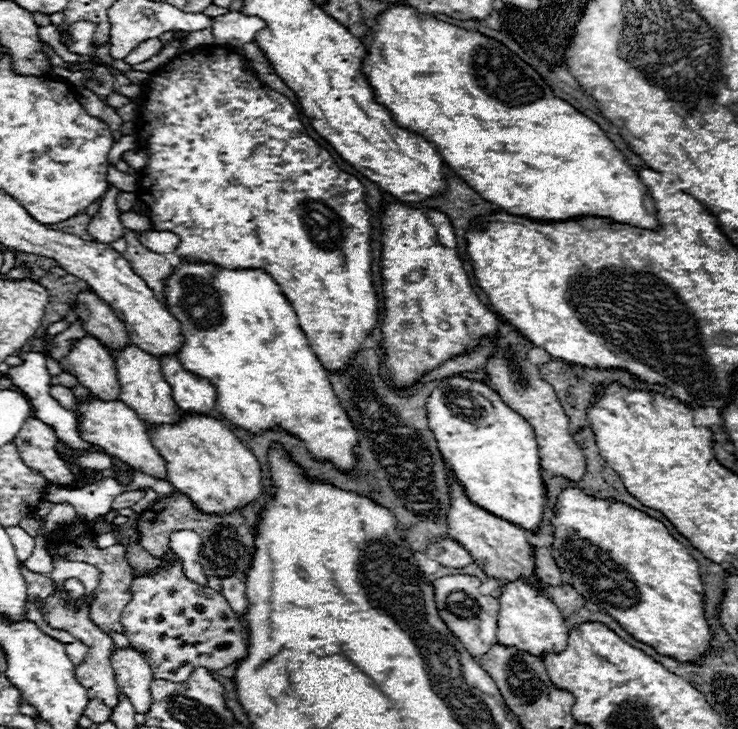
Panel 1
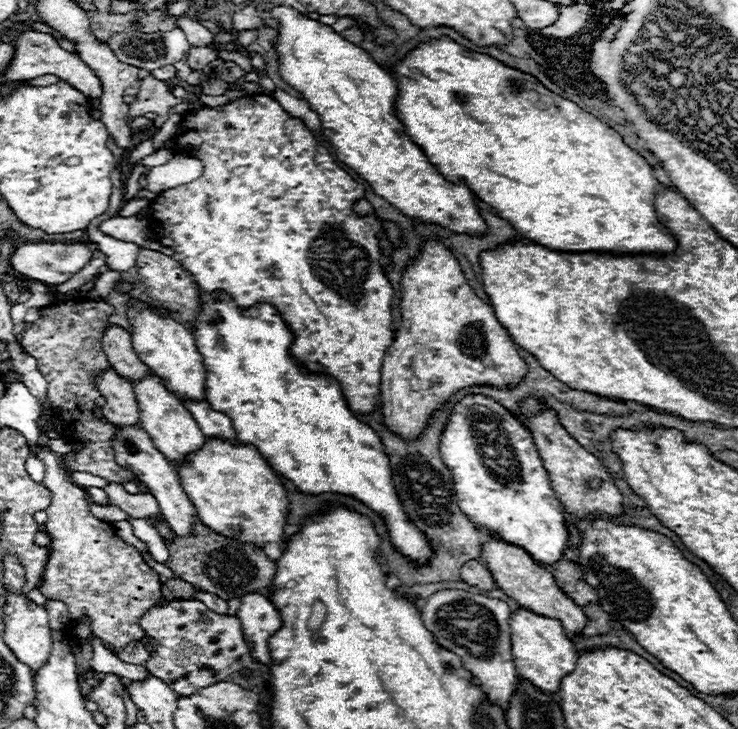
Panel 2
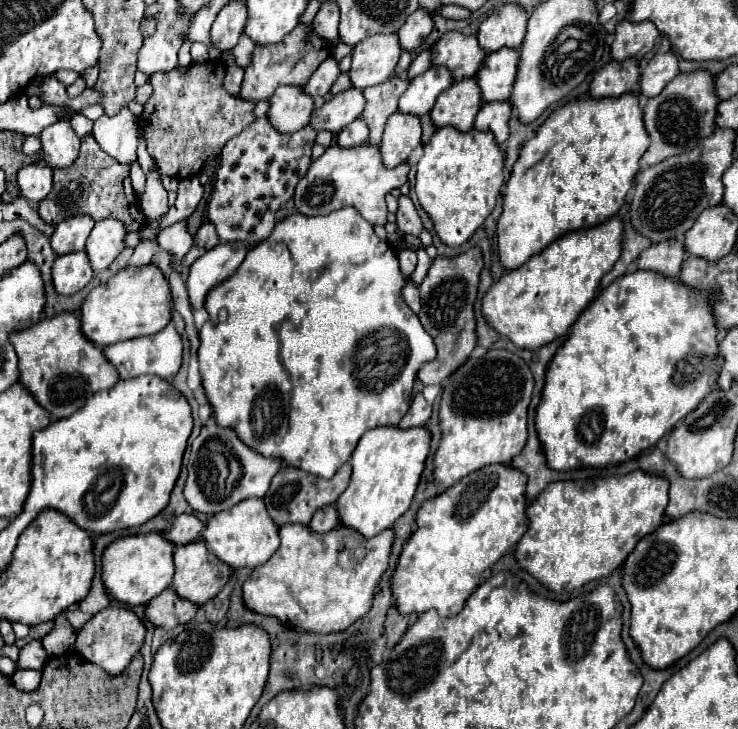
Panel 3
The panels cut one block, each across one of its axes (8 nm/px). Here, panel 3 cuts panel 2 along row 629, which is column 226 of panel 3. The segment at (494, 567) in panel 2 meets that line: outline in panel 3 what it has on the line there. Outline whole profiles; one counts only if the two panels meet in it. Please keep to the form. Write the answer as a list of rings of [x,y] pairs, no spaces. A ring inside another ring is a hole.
[[[190,542],[174,550],[176,574],[172,580],[174,590],[190,602],[204,604],[214,598],[228,582],[232,568],[224,566],[214,554],[208,552],[204,542]]]

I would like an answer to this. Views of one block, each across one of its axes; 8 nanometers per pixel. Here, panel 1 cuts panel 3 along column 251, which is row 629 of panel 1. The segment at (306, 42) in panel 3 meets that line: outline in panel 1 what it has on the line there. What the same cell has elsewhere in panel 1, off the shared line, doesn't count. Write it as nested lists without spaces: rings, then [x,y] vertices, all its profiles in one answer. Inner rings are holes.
[[[54,592],[54,596],[48,600],[48,608],[46,608],[44,620],[46,620],[52,628],[70,632],[74,638],[78,638],[80,642],[84,642],[84,644],[88,646],[88,656],[86,656],[86,660],[84,660],[82,664],[78,664],[76,676],[78,676],[78,680],[82,680],[82,686],[90,692],[90,698],[102,700],[110,710],[114,710],[116,704],[118,704],[120,690],[118,690],[118,684],[116,684],[114,668],[112,668],[112,664],[110,664],[110,656],[112,656],[114,650],[116,650],[112,638],[110,638],[106,632],[102,632],[96,624],[92,624],[92,620],[90,620],[90,610],[88,610],[88,608],[82,608],[80,612],[74,612],[72,608],[64,606],[64,602],[62,602],[62,598],[60,598],[60,592]]]

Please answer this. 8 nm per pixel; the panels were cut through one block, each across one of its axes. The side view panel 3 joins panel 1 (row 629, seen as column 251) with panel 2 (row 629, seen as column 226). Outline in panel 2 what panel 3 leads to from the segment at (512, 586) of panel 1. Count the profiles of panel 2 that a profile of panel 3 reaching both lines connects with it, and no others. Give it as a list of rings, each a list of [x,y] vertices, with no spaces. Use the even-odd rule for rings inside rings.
[[[518,608],[512,612],[510,618],[510,642],[512,642],[512,656],[518,668],[518,674],[526,680],[530,680],[536,688],[542,688],[546,692],[554,692],[560,686],[562,676],[572,672],[576,668],[578,652],[572,640],[566,636],[562,624],[558,620],[534,614],[526,608]]]

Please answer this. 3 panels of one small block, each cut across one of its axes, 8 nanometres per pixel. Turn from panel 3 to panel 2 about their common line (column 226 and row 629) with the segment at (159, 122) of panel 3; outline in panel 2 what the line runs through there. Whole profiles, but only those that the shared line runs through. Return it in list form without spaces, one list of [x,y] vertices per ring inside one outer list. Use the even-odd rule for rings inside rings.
[[[38,444],[36,456],[44,462],[44,486],[52,492],[50,508],[46,508],[46,532],[50,534],[50,556],[42,574],[40,592],[46,598],[62,600],[76,622],[86,616],[92,626],[92,636],[100,638],[106,646],[124,648],[132,640],[140,640],[140,616],[160,602],[160,578],[144,564],[142,554],[114,534],[112,524],[92,516],[88,506],[88,492],[76,486],[64,466],[60,454],[48,446]]]

